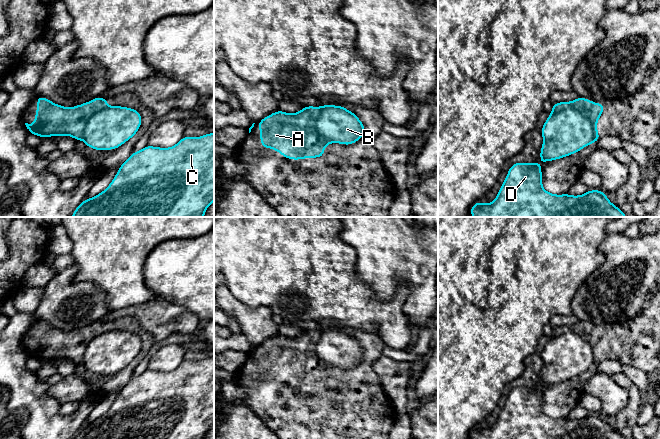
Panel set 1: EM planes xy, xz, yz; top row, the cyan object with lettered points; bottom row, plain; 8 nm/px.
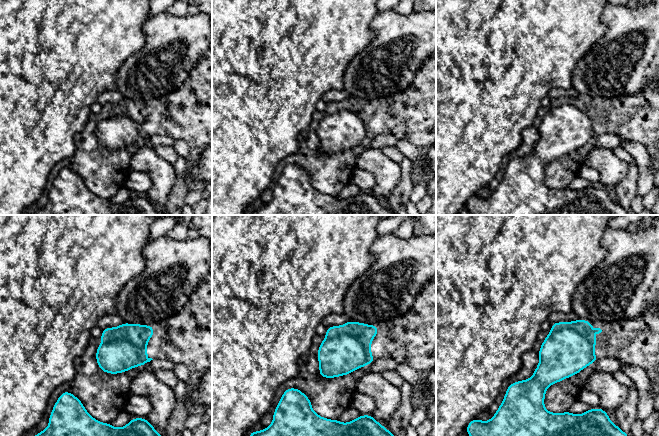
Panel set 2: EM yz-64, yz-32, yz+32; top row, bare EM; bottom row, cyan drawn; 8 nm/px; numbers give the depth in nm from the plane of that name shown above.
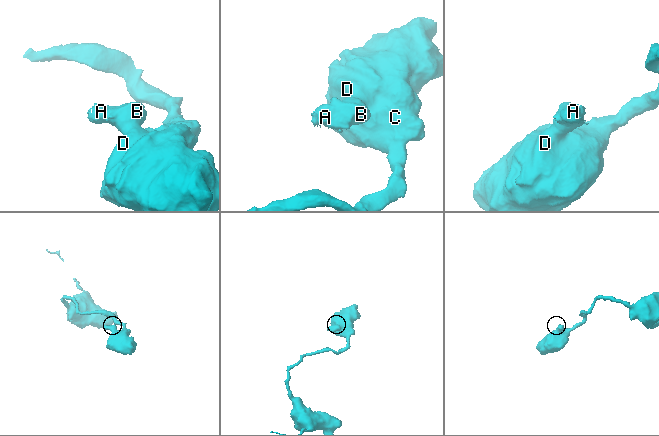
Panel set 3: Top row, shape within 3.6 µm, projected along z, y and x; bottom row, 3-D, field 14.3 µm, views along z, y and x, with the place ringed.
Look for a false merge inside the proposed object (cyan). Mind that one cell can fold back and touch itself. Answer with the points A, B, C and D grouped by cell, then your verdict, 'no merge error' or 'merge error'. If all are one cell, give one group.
A / B C D | merge error

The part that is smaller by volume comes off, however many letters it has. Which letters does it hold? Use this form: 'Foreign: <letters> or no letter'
Foreign: A

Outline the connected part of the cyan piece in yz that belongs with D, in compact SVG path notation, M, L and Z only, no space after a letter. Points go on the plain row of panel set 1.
M514 387L492 427L477 425L470 432L471 439L626 439L613 429L601 413L588 414L579 420L551 418L543 413L540 387Z

